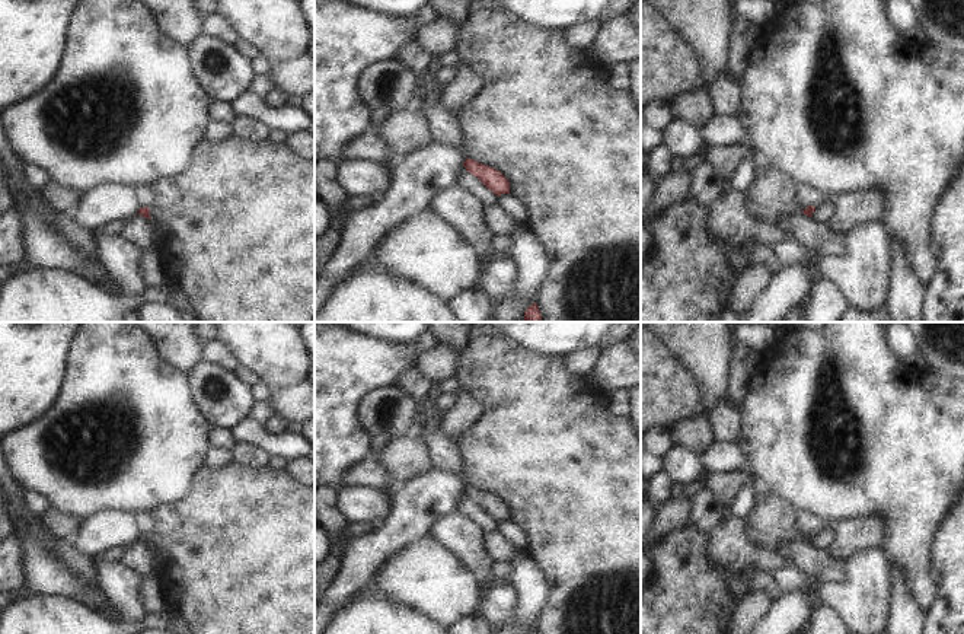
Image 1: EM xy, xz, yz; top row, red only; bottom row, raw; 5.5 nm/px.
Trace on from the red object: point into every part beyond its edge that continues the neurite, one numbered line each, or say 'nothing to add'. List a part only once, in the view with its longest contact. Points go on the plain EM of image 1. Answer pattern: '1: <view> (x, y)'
nothing to add.

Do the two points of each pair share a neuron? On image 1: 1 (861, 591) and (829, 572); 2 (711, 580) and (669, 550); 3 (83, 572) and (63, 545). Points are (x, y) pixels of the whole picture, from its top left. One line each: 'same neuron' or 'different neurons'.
1: different neurons
2: same neuron
3: same neuron

